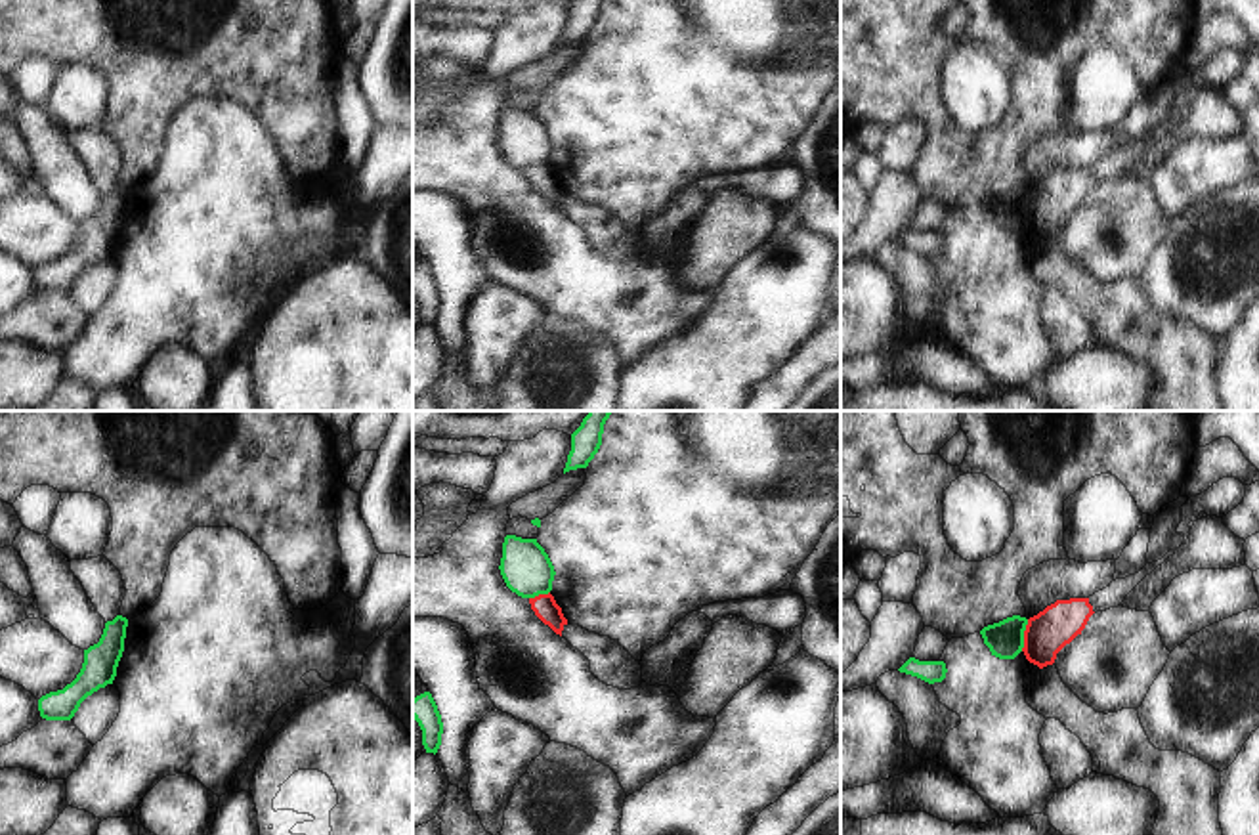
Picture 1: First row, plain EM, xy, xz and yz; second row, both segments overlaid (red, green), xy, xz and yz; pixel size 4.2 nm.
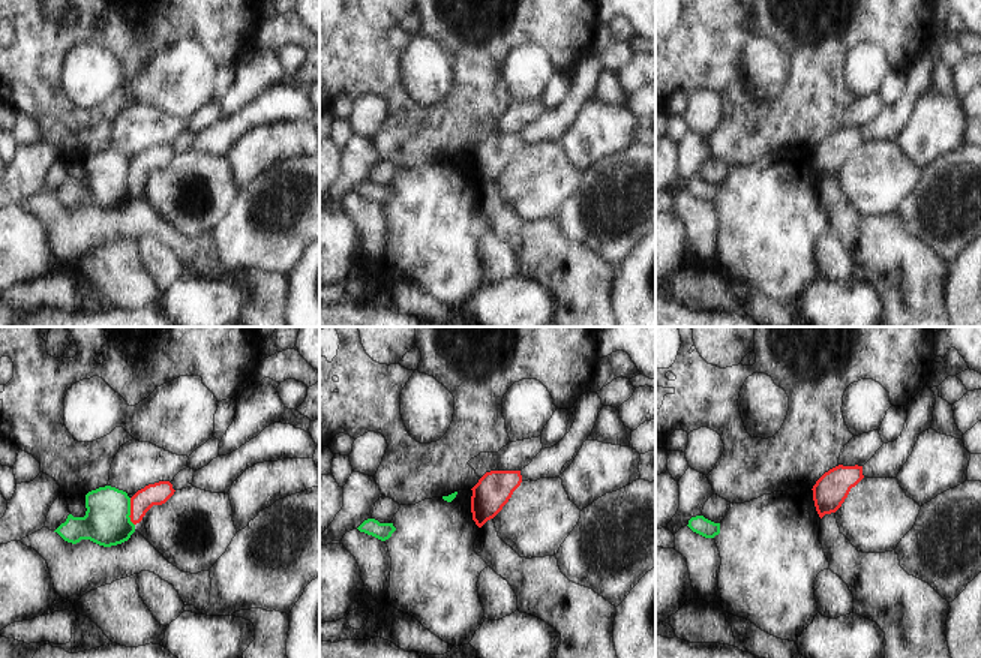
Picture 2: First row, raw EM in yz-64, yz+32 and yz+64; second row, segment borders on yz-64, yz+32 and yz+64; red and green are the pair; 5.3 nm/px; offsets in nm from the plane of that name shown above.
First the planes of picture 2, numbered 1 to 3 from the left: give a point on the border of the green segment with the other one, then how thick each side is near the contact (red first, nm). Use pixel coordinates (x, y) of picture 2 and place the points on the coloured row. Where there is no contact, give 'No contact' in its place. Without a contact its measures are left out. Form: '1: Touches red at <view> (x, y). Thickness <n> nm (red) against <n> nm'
1: Touches red at yz-64 (131, 511). Thickness 120 nm (red) against 240 nm
2: No contact
3: No contact

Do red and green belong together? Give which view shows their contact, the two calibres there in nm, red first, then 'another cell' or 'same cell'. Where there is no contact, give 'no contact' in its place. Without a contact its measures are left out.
contact in yz; calibres 180 and 160 nm; another cell

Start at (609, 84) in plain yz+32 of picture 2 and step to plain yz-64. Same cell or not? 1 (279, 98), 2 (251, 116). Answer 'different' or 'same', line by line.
1: same
2: same

